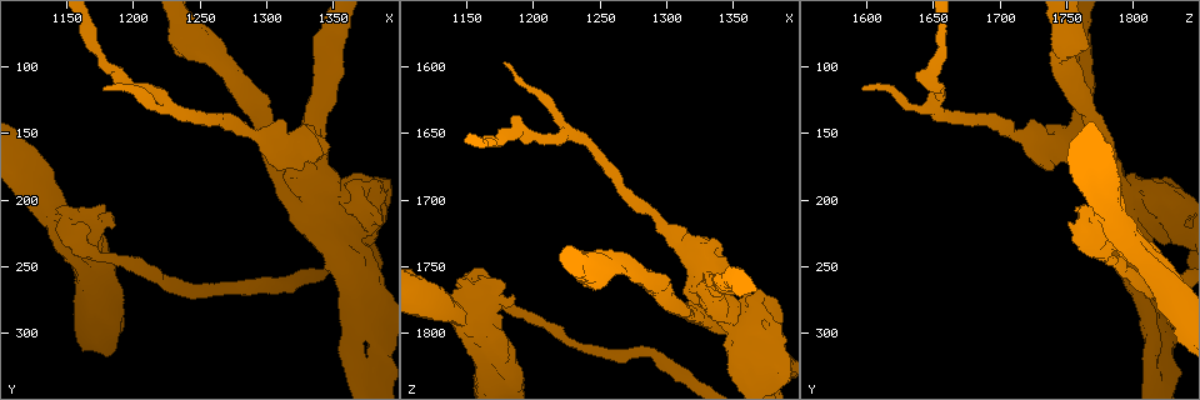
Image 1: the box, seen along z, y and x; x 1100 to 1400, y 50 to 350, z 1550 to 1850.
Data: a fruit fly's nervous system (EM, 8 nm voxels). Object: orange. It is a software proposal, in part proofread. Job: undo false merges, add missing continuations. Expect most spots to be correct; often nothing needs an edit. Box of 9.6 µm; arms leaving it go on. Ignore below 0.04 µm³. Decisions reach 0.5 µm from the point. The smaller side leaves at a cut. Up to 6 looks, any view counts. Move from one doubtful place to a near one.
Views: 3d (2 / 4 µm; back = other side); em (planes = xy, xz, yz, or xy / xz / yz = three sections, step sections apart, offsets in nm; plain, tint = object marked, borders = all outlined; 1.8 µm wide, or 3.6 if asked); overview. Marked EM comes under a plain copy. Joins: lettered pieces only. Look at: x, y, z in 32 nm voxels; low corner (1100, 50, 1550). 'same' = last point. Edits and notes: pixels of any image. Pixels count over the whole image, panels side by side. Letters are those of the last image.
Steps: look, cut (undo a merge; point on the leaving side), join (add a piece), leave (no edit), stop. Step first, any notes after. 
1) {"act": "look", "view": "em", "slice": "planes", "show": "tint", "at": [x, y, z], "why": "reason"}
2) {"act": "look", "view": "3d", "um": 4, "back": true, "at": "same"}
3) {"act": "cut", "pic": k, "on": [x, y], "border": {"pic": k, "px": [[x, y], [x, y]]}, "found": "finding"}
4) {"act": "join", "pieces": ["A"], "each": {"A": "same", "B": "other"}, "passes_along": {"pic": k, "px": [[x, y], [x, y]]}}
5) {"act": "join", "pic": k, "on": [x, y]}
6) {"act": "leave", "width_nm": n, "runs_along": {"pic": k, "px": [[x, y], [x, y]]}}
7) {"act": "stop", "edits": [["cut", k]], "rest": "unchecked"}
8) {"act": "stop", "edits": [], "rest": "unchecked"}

{"act": "look", "view": "3d", "um": 4, "at": [1154, 216, 1776]}

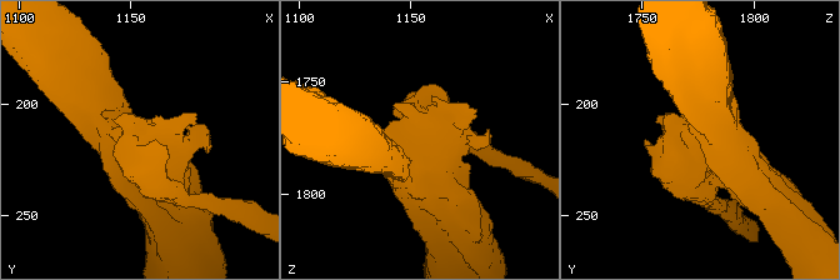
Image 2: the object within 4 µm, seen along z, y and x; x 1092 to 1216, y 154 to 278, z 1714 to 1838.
{"act": "look", "view": "em", "um": 3.6, "slice": "planes", "show": "tint", "at": [1153, 216, 1777], "why": "shape alone is not enough"}

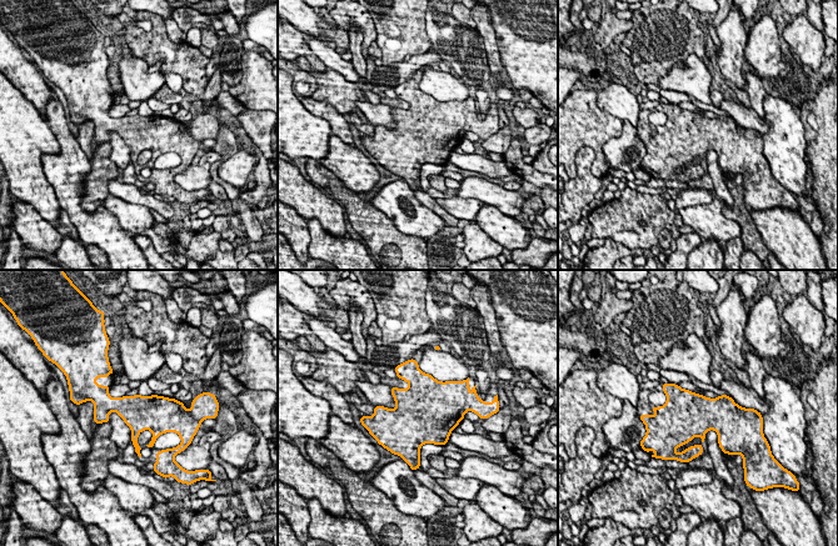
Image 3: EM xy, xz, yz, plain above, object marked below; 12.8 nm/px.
{"act": "look", "view": "em", "um": 3.6, "slice": "planes", "show": "borders", "at": "same"}

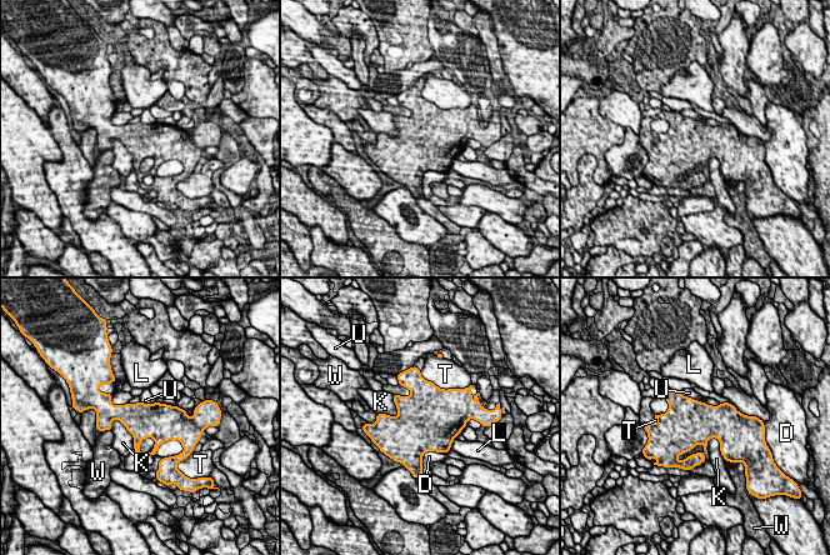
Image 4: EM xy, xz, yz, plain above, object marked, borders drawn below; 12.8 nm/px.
{"act": "leave", "each": {"D": "other", "K": "other", "L": "other", "T": "other", "U": "other", "W": "other"}, "border": {"pic": 4, "px": [[680, 391], [703, 403]]}, "found": "continuous, no second neuron"}

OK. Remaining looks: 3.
{"act": "look", "view": "em", "um": 3.6, "slice": "planes", "show": "tint", "at": [1364, 214, 1804], "why": "sharp bend"}

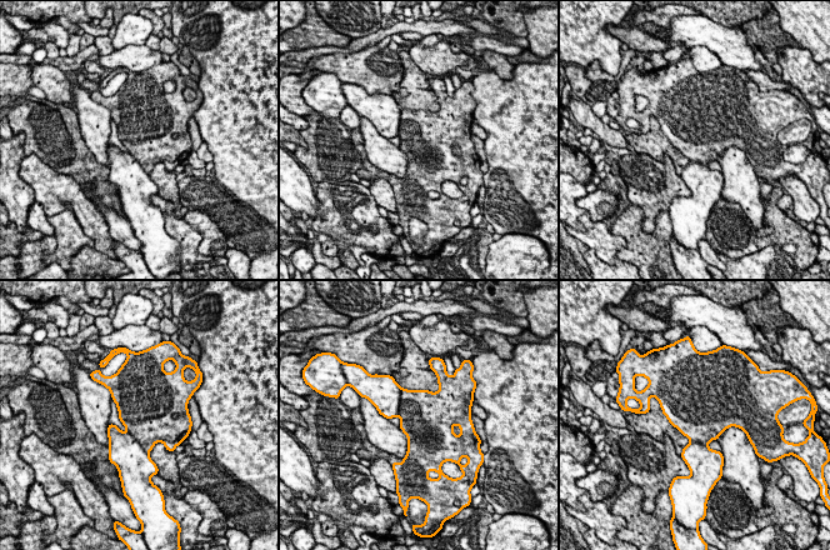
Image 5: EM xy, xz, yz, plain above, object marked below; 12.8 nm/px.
{"act": "look", "view": "em", "um": 3.6, "slice": "planes", "show": "borders", "at": "same"}

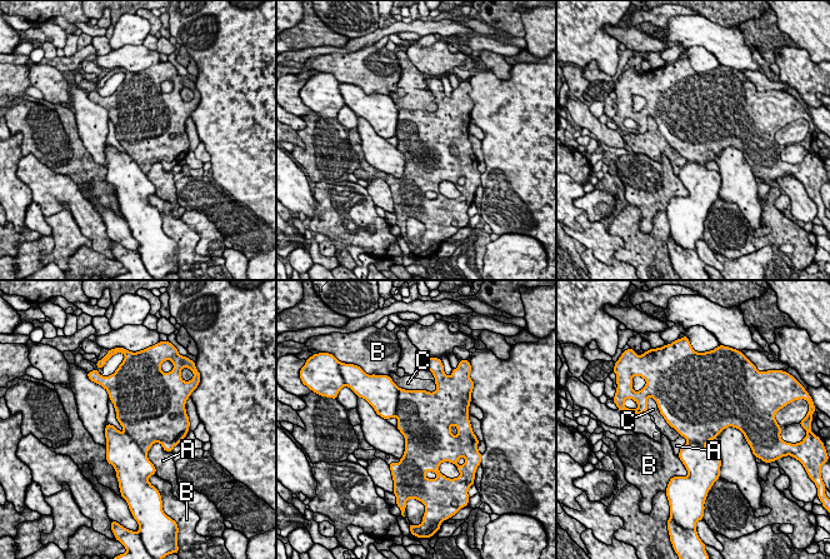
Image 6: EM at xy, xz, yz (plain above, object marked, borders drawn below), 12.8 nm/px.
{"act": "leave", "each": {"A": "other", "B": "other", "C": "other"}, "border": {"pic": 6, "px": [[159, 442], [146, 453], [150, 462]]}, "found": "all the same neuron"}

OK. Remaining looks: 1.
{"act": "stop", "edits": [], "rest": "unchecked"}

